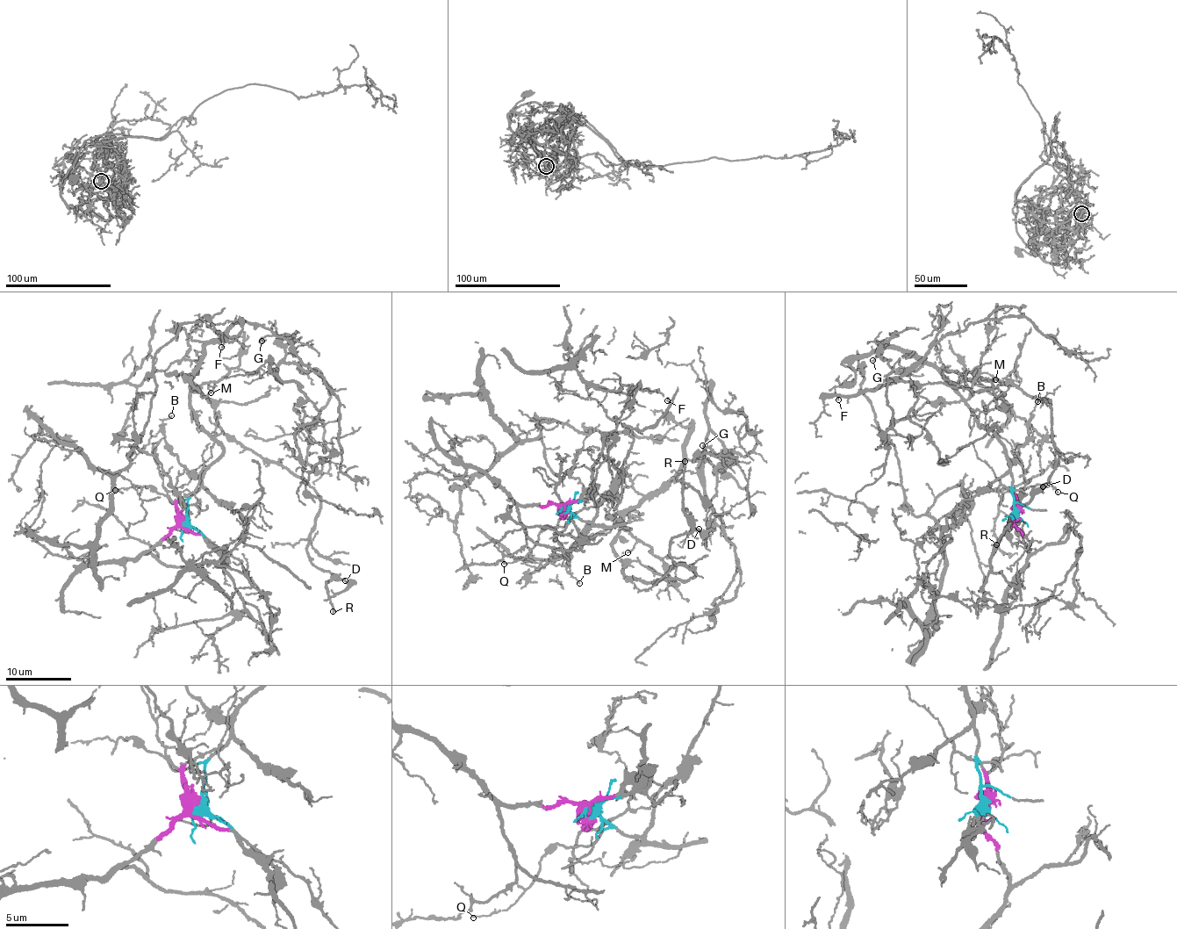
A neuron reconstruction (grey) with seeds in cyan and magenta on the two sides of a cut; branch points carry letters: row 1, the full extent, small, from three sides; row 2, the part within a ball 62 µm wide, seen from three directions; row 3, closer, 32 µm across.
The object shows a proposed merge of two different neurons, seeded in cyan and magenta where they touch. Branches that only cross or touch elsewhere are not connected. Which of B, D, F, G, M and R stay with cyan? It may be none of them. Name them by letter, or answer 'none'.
B, D, F, G, M, R

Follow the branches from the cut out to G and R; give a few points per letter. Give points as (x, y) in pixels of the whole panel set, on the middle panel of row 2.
G: (564, 507), (593, 527), (622, 524), (607, 518), (649, 499), (687, 459), (714, 465), (702, 445)
R: (564, 507), (593, 527), (620, 514), (621, 573), (687, 580), (692, 568), (669, 550), (692, 529), (685, 460)

